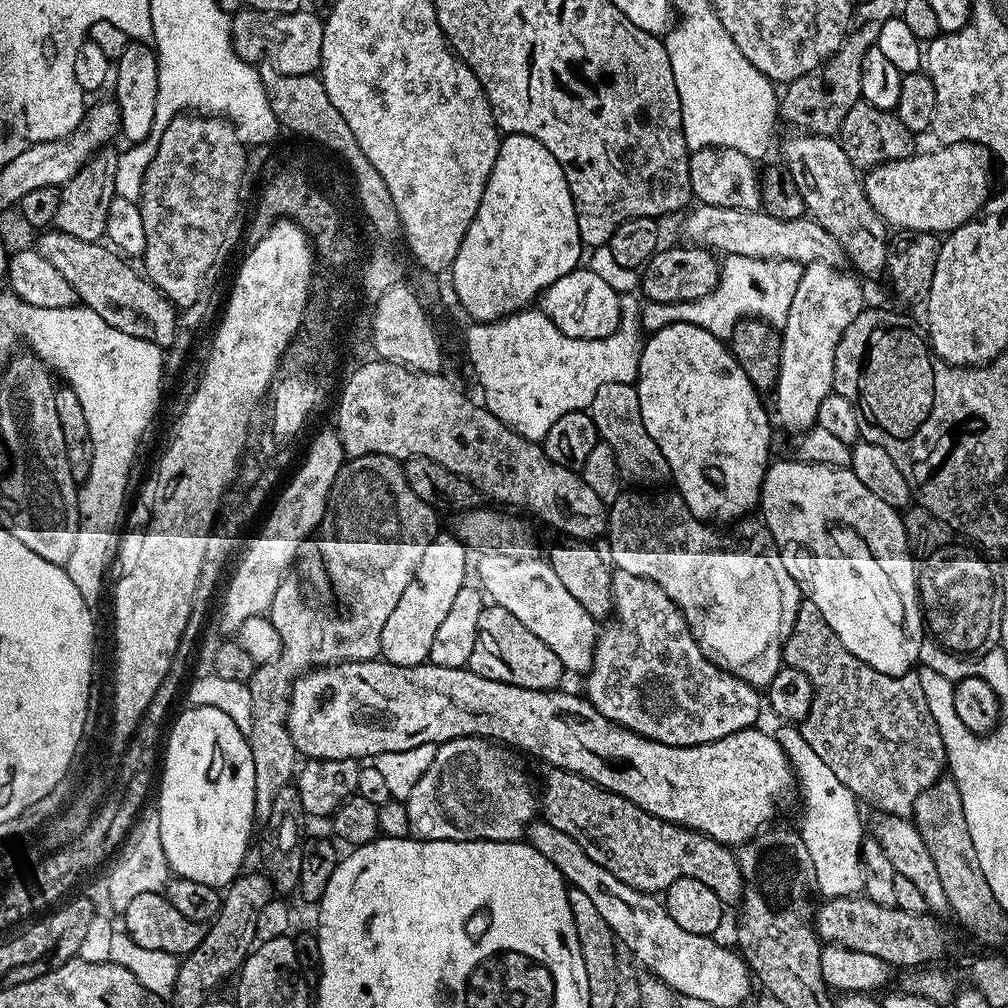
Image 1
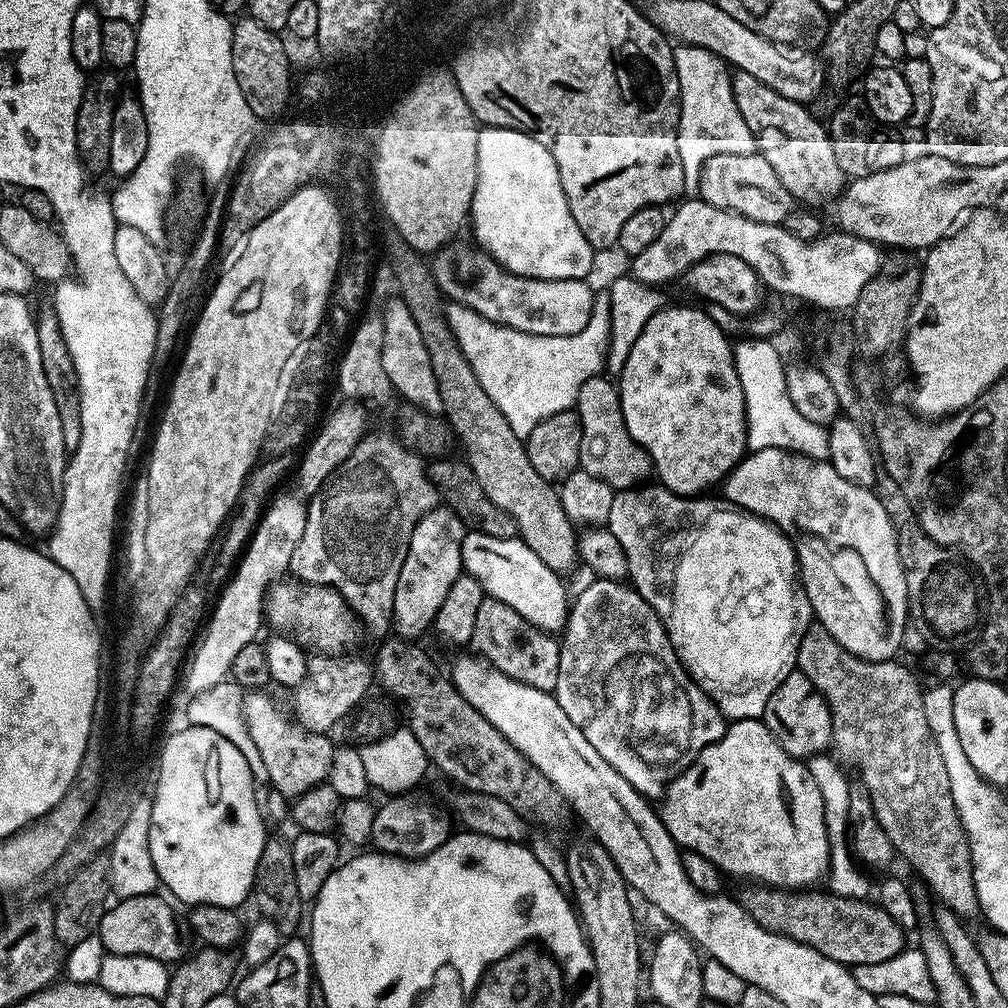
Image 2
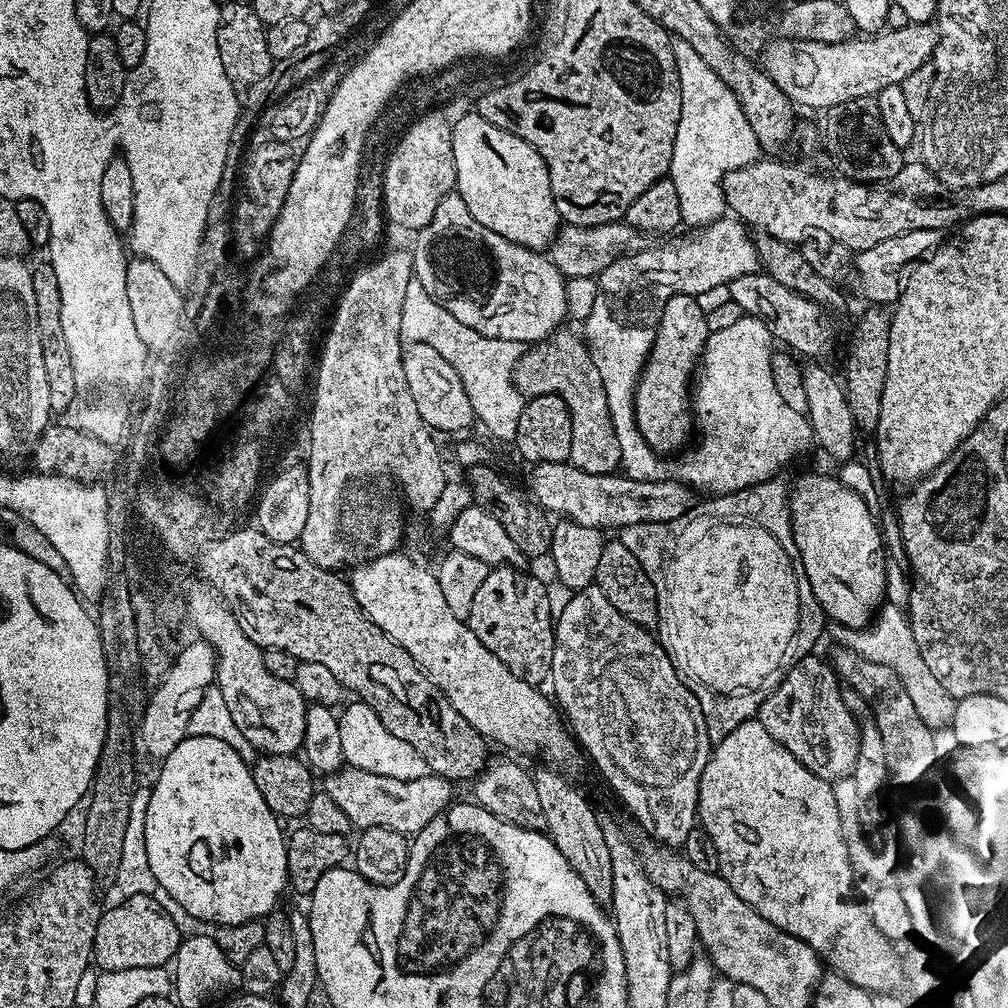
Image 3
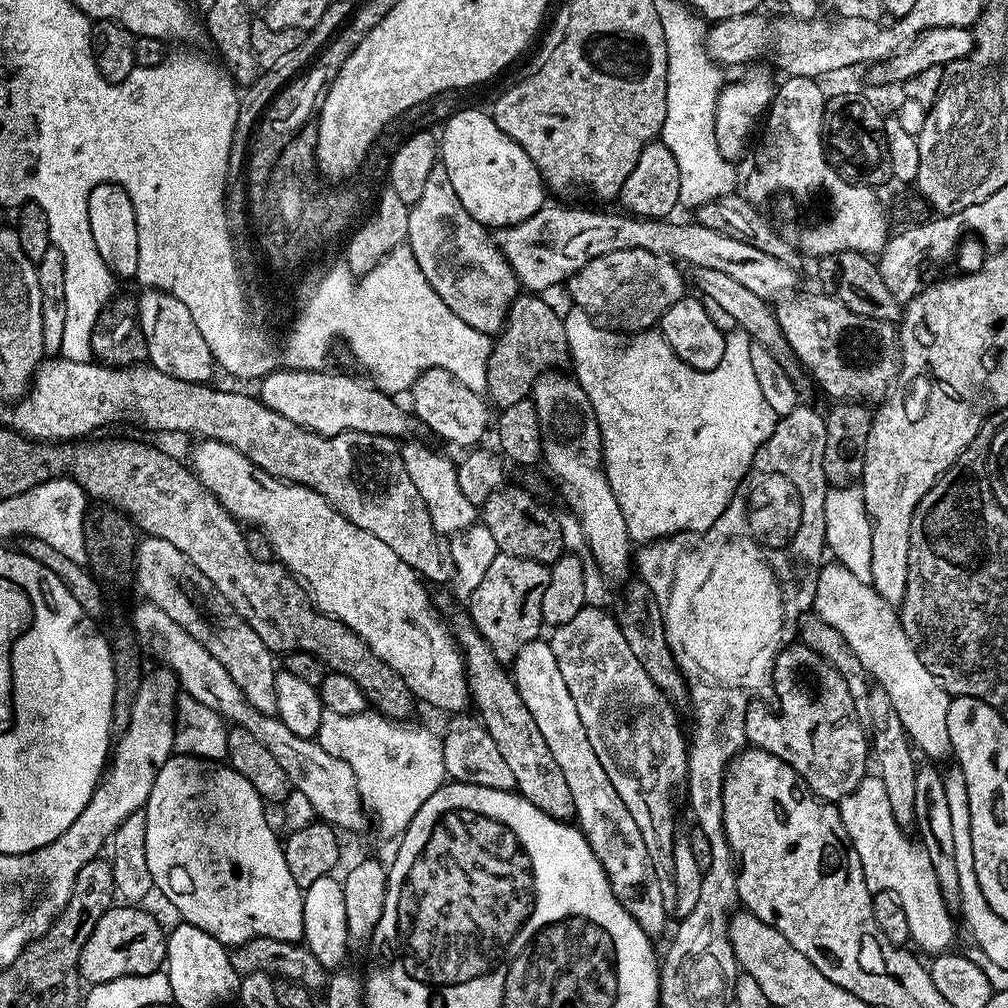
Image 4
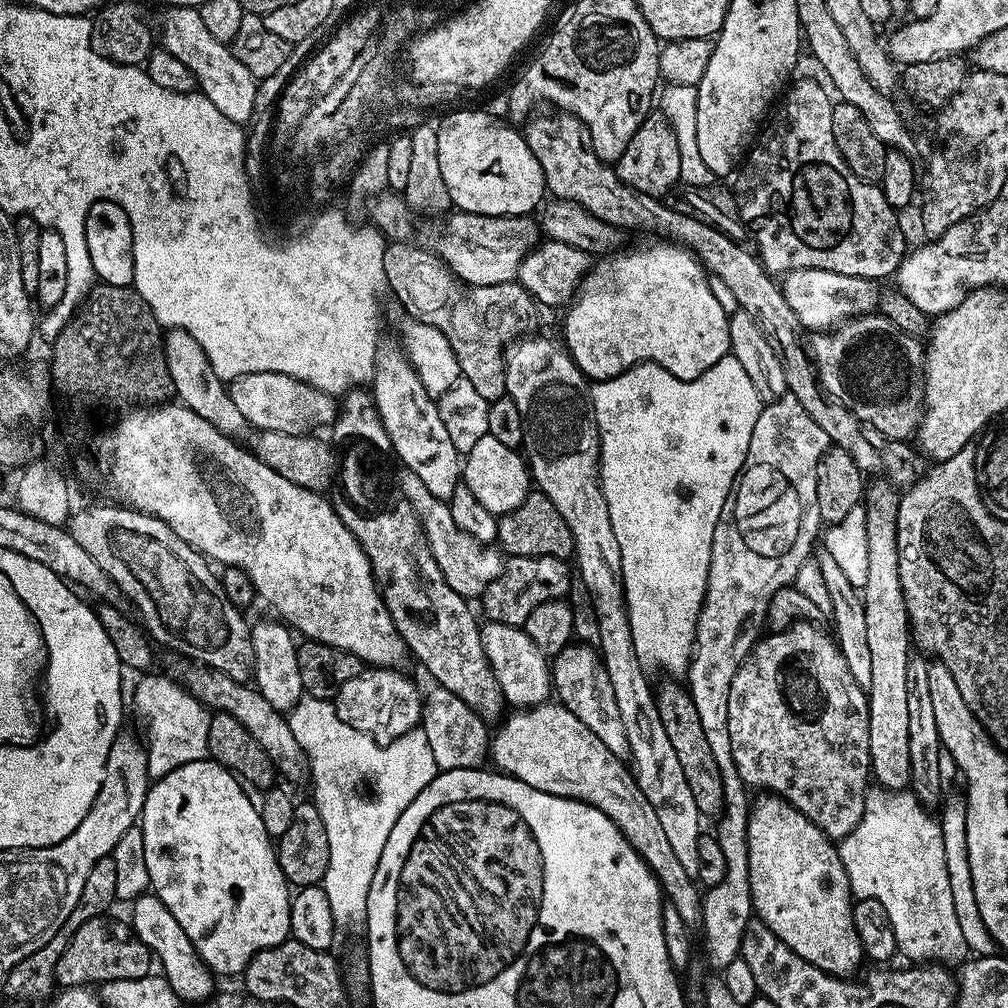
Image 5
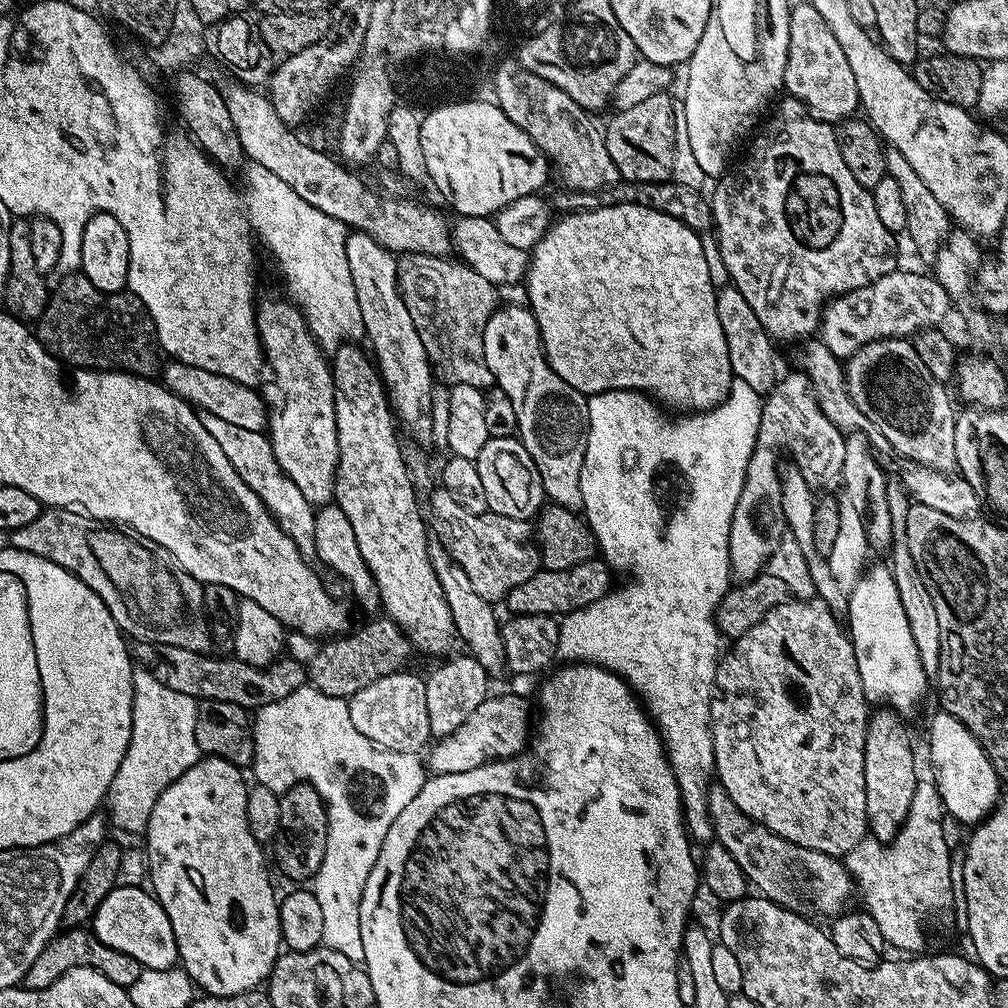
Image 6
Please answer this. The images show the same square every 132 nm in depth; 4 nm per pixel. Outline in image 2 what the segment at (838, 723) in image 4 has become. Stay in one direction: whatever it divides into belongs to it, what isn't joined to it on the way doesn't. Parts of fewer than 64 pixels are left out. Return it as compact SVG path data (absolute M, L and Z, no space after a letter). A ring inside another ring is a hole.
M793 670L770 698L762 717L764 725L776 735L776 741L793 758L811 758L829 751L832 743L832 715L824 696L806 674Z

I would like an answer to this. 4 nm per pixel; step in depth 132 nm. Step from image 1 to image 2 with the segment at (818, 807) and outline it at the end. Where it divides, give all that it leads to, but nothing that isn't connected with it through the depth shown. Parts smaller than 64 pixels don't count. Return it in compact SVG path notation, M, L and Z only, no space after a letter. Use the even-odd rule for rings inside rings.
M828 754L811 757L807 761L806 767L809 774L814 778L814 782L818 782L818 790L822 794L822 802L824 803L824 817L826 818L828 845L830 846L828 870L826 873L826 884L829 884L827 887L838 896L845 896L851 900L868 900L870 896L868 891L871 888L873 891L874 884L871 884L864 877L865 869L858 863L850 847L850 829L848 826L848 803L850 802L850 794L848 793L849 777L844 777L845 769Z

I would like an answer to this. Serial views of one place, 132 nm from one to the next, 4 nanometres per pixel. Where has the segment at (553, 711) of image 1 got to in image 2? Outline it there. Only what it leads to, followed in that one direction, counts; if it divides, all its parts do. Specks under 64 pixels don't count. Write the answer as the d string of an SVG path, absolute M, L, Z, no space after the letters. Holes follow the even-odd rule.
M763 719L737 720L729 723L724 729L724 737L716 740L713 744L707 744L698 754L698 758L692 763L682 775L676 777L668 785L659 805L660 821L666 826L670 838L681 849L689 852L702 854L714 866L720 869L721 873L729 876L741 876L744 882L759 882L764 886L771 886L776 890L808 890L825 879L828 870L828 855L830 855L830 846L828 845L828 831L826 830L826 818L824 817L824 803L822 794L818 790L818 782L809 774L807 767L799 759L788 755L788 752L781 744L776 741L776 735L764 725Z

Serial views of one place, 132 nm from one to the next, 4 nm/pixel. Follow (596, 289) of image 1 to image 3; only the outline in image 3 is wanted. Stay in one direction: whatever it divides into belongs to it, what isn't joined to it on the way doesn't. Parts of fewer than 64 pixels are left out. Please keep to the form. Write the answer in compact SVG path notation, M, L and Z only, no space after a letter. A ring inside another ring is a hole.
M453 190L434 210L434 218L424 228L415 233L416 248L411 249L414 279L442 305L462 326L470 326L486 338L513 340L522 346L539 344L561 327L564 315L568 312L568 288L566 277L552 264L547 255L539 251L524 248L521 244L494 234L462 202L459 192Z

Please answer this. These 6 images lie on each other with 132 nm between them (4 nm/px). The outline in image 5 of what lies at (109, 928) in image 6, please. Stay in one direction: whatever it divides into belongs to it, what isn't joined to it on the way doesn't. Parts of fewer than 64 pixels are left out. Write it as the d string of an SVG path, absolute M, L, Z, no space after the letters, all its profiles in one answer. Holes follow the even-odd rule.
M154 894L136 897L131 908L130 927L134 935L152 951L153 957L159 963L160 960L164 963L162 975L165 980L170 982L176 997L181 1001L207 1001L214 992L214 987L212 988L214 974L204 965L203 958L197 954L190 938L186 938L186 930L182 930L182 926L178 926L178 918L174 918L174 914L170 914L170 910L166 910L164 903Z

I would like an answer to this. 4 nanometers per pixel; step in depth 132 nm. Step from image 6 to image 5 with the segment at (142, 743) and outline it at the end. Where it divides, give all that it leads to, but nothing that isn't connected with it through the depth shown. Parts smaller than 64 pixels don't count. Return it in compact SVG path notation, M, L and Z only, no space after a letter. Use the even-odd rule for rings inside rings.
M144 674L139 677L136 684L136 693L130 696L130 704L136 707L144 728L148 731L146 747L148 749L148 774L153 781L162 779L166 774L178 770L178 766L186 766L190 762L198 762L208 756L208 738L210 734L210 712L201 704L183 683L171 680L168 676L152 676Z

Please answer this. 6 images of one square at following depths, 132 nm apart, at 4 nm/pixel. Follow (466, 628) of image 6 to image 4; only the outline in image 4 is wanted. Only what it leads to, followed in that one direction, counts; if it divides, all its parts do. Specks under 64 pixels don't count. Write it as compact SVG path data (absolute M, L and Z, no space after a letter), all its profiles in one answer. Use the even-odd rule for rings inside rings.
M537 638L522 646L515 660L511 661L510 675L516 682L518 694L522 694L522 702L526 702L526 710L530 710L542 738L546 738L554 762L558 762L570 785L570 794L574 794L575 823L584 833L590 850L594 850L615 897L645 933L655 936L666 924L668 909L654 874L654 862L650 862L650 853L646 850L646 838L642 838L638 822L634 822L630 810L626 810L626 802L618 798L618 790L614 790L610 778L606 778L606 770L602 770L602 762L598 762L590 738L586 738L586 726L582 726L578 706L574 706L570 690L566 690L551 643Z

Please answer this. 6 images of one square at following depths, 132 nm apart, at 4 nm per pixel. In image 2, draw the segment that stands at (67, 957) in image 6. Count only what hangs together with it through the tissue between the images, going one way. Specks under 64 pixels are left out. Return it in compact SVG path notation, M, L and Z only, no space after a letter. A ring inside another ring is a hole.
M160 894L117 899L115 903L105 911L98 929L105 953L114 956L145 956L165 962L180 962L185 959L184 936L180 933L176 912Z

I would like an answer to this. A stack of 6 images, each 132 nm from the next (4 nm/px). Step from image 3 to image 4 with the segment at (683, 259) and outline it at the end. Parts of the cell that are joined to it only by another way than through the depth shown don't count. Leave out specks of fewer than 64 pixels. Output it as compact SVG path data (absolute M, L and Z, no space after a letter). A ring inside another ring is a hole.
M626 249L626 250L616 250L614 253L606 254L602 257L596 257L592 261L586 262L580 270L578 270L570 280L570 285L572 285L572 301L571 303L575 307L586 310L588 319L594 321L599 327L605 330L615 330L620 334L635 334L637 332L647 332L649 330L655 329L659 325L660 320L664 317L666 310L679 300L685 299L686 292L684 292L684 280L686 284L686 276L676 269L677 265L672 263L669 259L666 259L663 255L656 255L654 253L647 252L646 249Z

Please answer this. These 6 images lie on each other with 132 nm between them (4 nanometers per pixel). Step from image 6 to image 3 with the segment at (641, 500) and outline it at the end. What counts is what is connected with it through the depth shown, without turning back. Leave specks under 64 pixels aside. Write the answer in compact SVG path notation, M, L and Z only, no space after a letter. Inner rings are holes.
M599 299L593 302L592 309L584 320L582 339L588 346L590 358L594 358L594 366L598 366L598 375L602 378L602 386L606 390L606 406L610 410L610 422L618 438L620 468L623 475L635 480L667 480L670 476L668 464L664 461L667 459L653 452L646 438L642 438L636 425L636 415L632 405L636 383L640 380L640 372L644 369L644 361L652 353L653 329L648 326L637 326L631 322L621 322L614 315L613 305L607 299ZM757 316L737 317L717 332L715 329L704 343L698 379L690 396L694 424L698 432L700 428L700 445L677 462L674 472L681 484L701 493L740 492L761 480L771 480L792 456L802 455L814 444L805 413L790 410L774 386L772 332Z

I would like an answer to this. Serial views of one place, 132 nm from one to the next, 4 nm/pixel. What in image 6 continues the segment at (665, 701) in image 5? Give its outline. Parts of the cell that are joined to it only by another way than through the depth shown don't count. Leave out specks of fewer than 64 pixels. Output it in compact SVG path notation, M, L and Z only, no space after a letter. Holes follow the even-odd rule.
M709 787L708 813L712 819L715 843L730 850L734 862L742 866L747 883L759 895L793 910L799 909L803 900L808 900L814 911L827 918L835 918L849 907L848 899L852 892L854 896L854 881L843 859L791 844L789 840L774 835L766 826L755 824L749 816L742 814L742 810L738 810L738 806L734 806L734 802L730 802L722 787Z

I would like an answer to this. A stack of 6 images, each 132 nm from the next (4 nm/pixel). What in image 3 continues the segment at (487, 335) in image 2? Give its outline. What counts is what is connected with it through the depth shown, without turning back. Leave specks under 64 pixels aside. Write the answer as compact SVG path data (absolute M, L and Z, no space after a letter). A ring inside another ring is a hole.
M416 279L408 283L402 306L401 337L414 344L434 346L462 378L462 386L472 403L472 414L477 421L484 420L484 428L496 440L515 441L518 418L522 418L525 397L514 383L514 373L522 359L522 345L513 340L486 338L470 326L462 326Z

